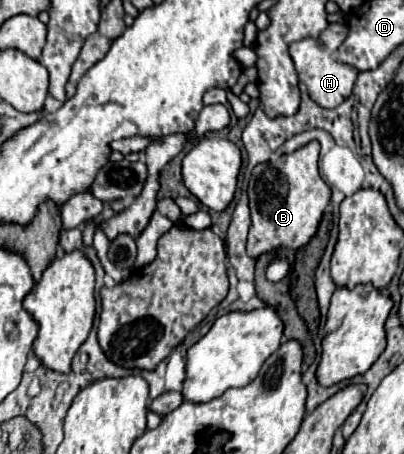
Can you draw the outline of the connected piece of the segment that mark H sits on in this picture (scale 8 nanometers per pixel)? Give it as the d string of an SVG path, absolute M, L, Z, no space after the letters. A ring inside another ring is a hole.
M329 24L319 34L319 38L305 38L305 40L293 42L289 46L289 54L295 62L299 80L307 86L307 92L309 92L311 100L315 100L321 108L337 108L345 98L349 98L349 94L353 90L353 84L355 84L355 78L359 74L357 68L353 68L349 64L343 64L343 62L337 62L333 58L335 50L345 40L345 36L347 36L347 26L345 24Z

